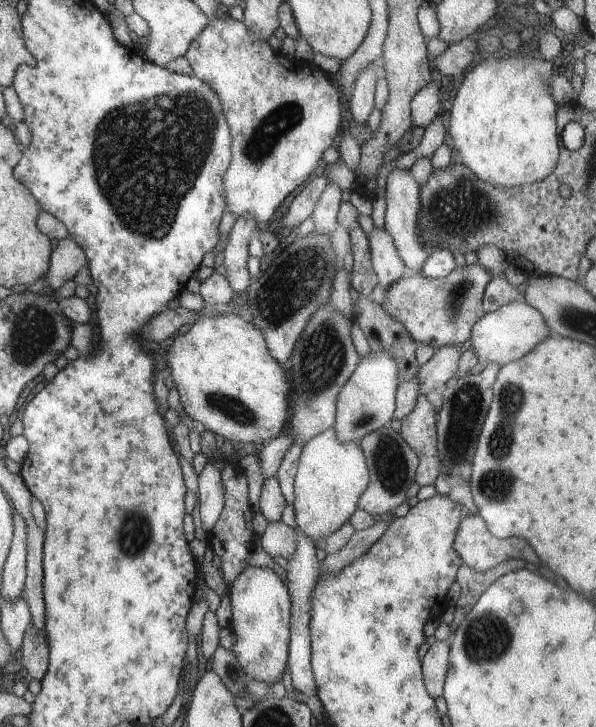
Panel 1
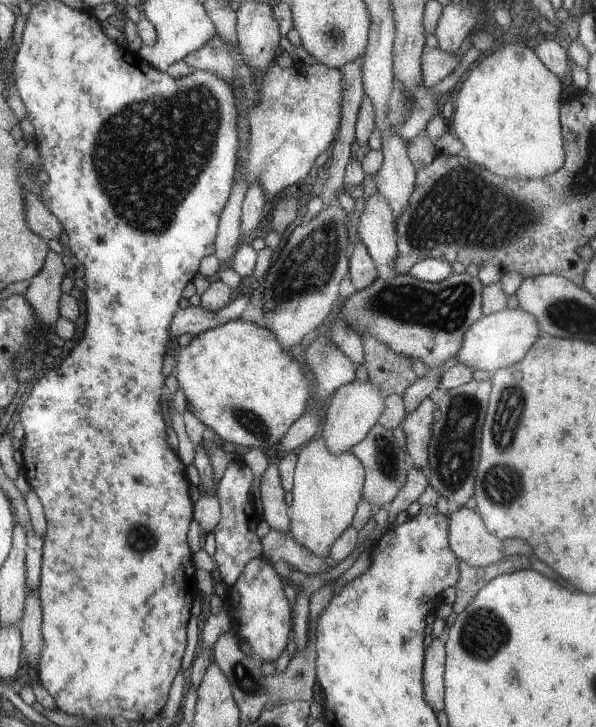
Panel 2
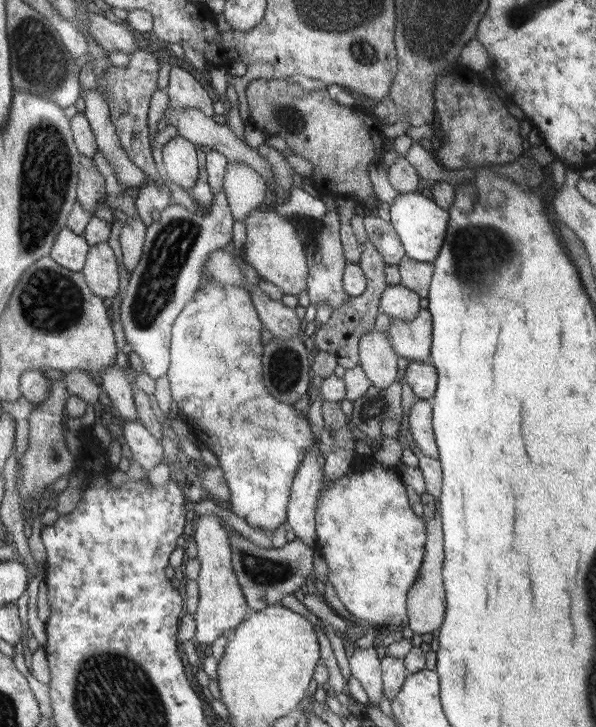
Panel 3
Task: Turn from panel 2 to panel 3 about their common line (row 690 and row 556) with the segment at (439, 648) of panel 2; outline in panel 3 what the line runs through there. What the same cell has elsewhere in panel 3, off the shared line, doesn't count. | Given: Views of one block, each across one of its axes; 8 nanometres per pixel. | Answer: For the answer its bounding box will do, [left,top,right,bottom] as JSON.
[406,511,446,634]

